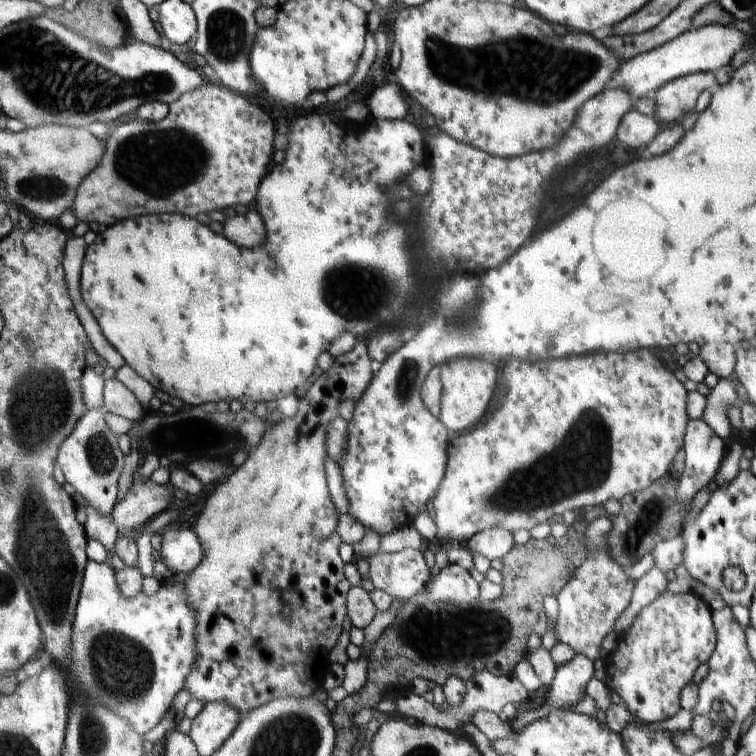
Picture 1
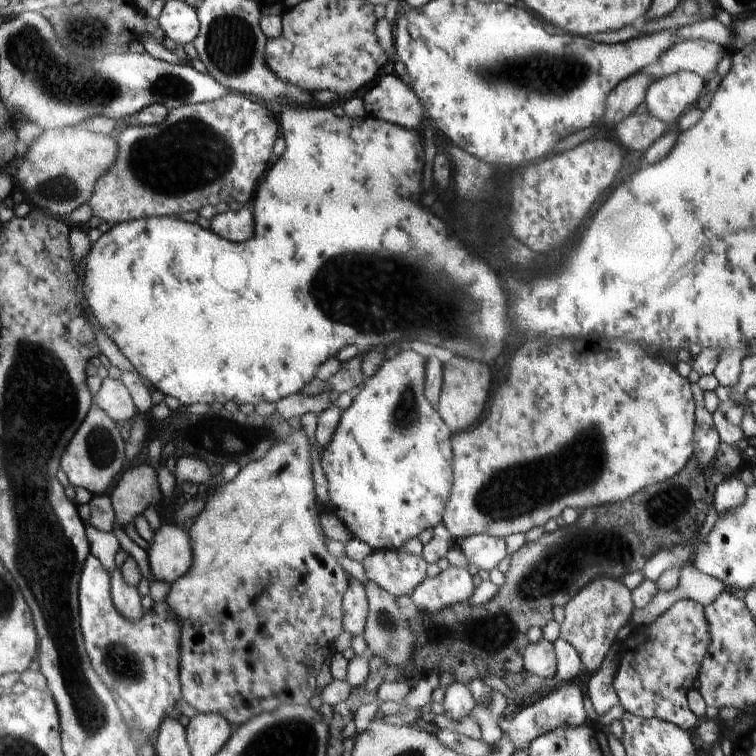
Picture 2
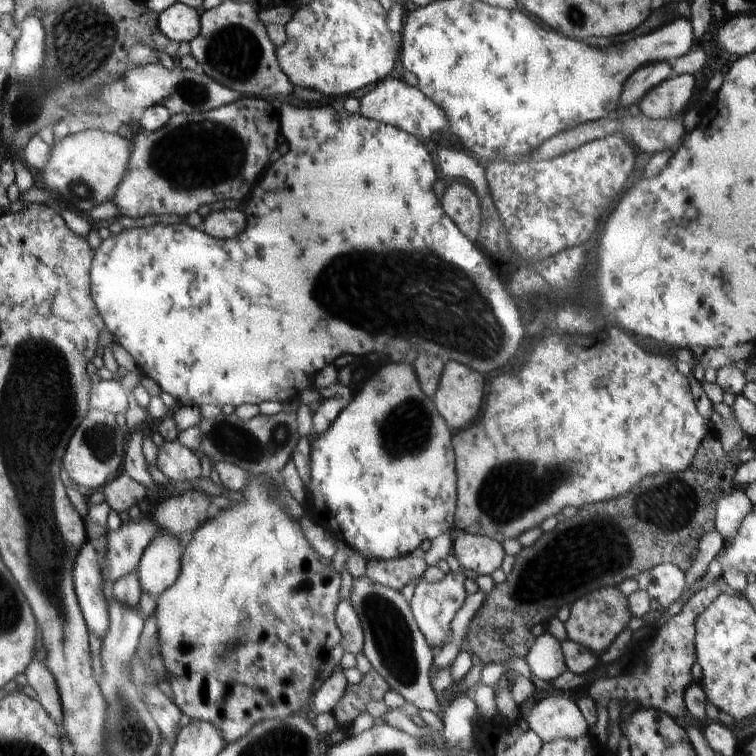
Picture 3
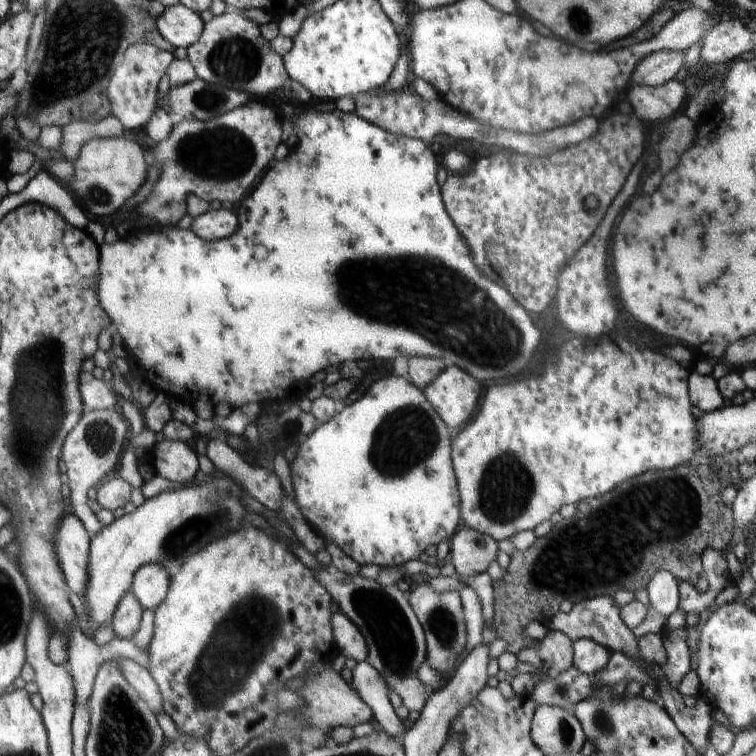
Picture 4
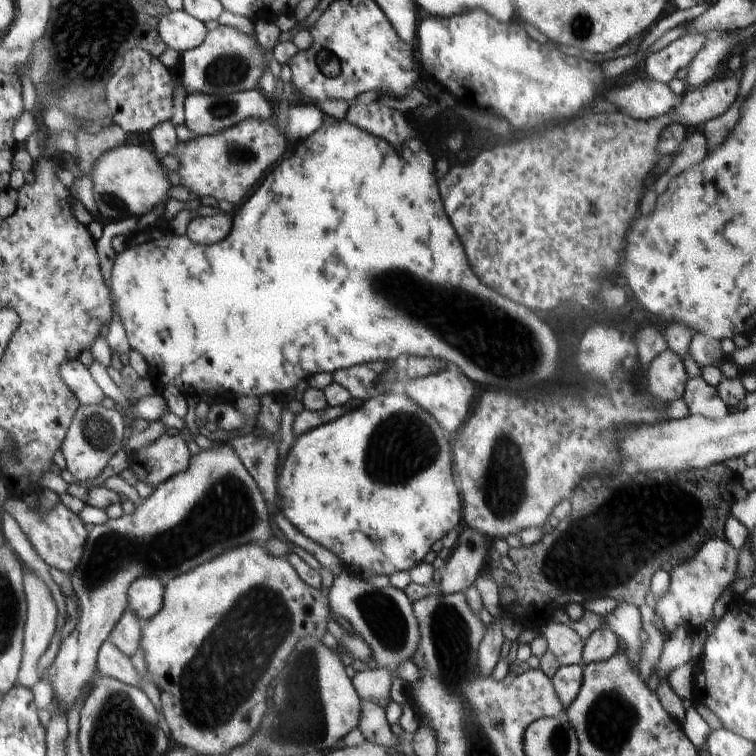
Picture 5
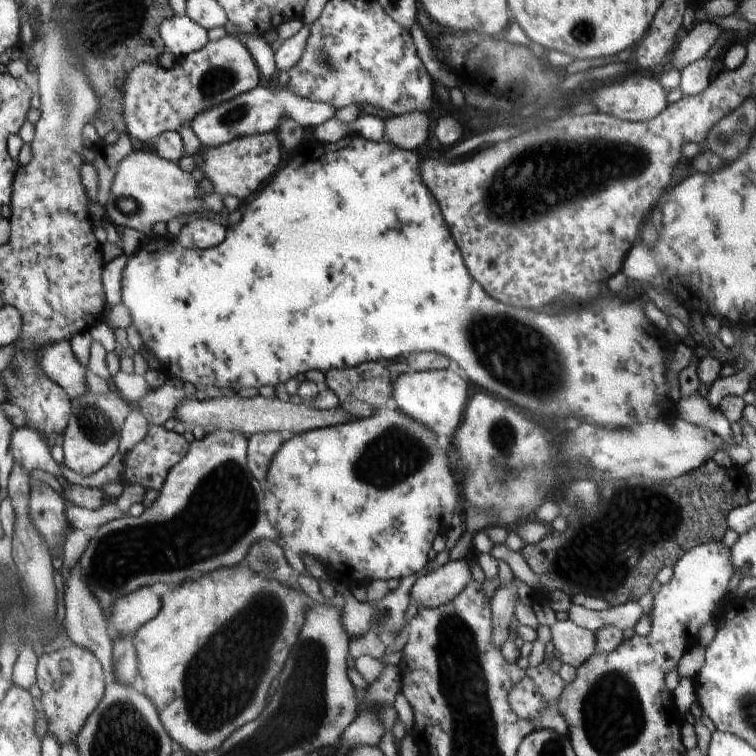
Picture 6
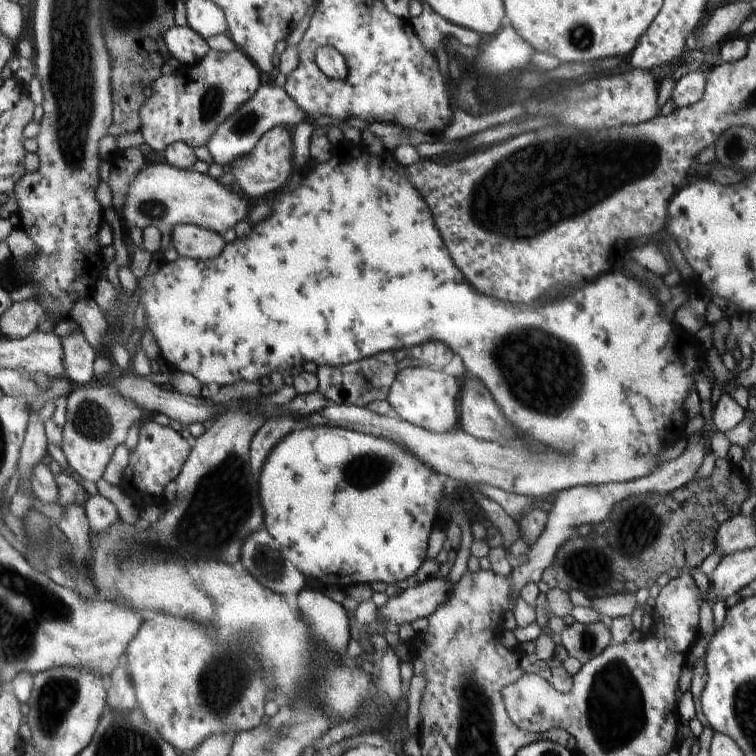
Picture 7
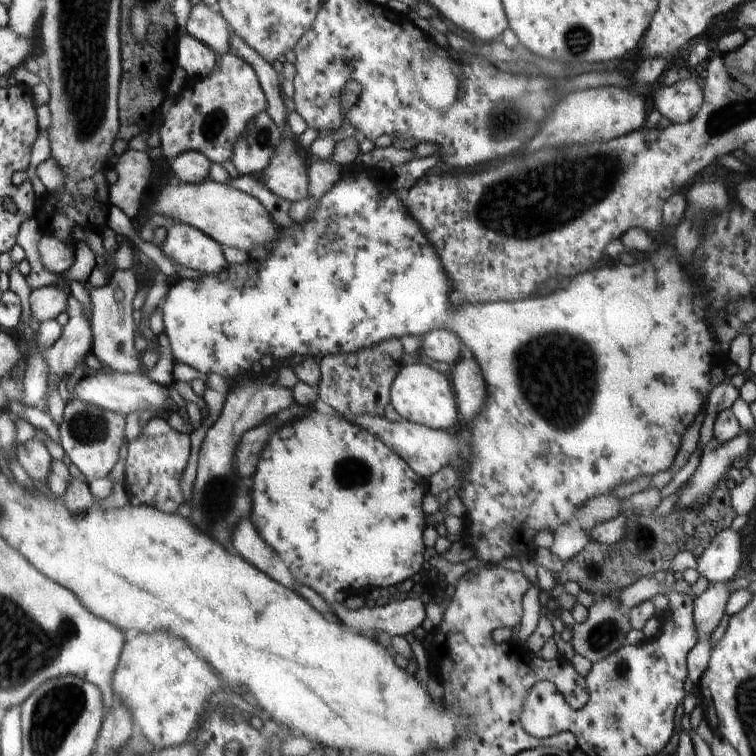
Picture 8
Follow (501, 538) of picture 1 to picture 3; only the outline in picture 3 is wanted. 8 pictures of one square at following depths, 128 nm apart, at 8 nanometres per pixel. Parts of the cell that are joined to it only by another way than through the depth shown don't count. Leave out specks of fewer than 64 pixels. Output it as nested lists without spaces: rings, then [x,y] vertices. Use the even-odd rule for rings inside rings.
[[[457,533],[452,555],[458,559],[461,570],[490,576],[494,570],[500,568],[504,548],[502,542],[496,542],[492,537]]]

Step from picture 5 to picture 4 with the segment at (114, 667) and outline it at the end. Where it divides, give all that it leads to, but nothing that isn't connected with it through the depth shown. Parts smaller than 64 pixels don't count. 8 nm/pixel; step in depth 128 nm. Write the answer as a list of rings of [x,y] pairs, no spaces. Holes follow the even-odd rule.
[[[132,658],[120,659],[122,662],[122,670],[128,678],[128,682],[136,688],[140,693],[140,696],[150,704],[150,708],[156,712],[156,714],[162,714],[164,712],[164,693],[160,688],[160,684],[152,671],[148,668],[144,668],[142,664],[134,662]]]

